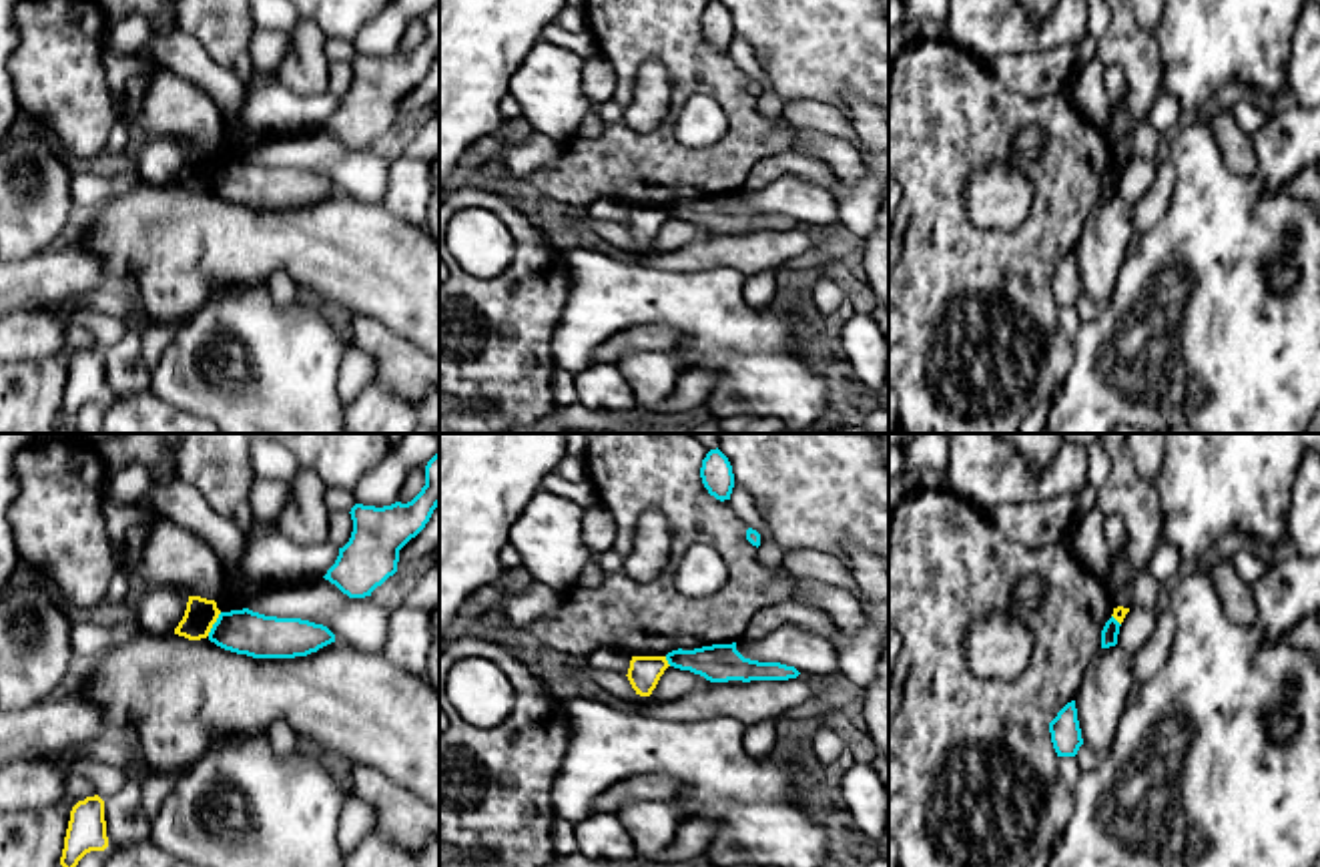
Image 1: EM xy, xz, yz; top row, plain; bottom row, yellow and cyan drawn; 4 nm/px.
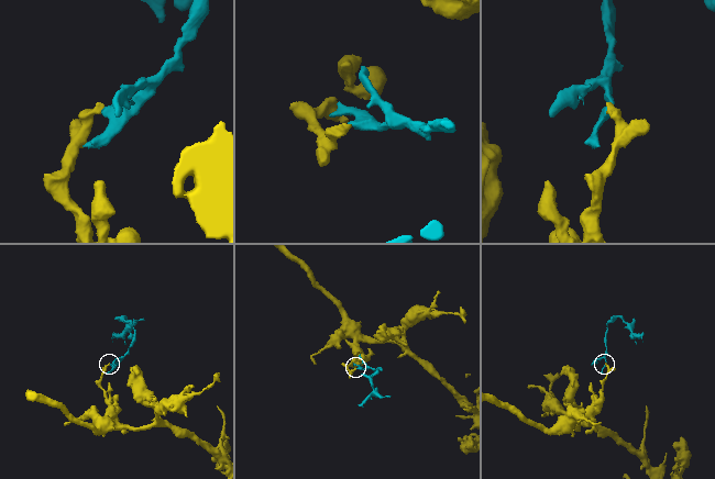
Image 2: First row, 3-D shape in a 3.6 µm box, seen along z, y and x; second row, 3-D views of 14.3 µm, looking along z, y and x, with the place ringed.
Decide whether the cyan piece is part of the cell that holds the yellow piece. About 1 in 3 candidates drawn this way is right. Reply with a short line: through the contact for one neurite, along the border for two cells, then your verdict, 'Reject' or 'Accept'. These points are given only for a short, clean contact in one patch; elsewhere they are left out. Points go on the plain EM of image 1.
Line: xy (221, 163), (207, 185). Reject

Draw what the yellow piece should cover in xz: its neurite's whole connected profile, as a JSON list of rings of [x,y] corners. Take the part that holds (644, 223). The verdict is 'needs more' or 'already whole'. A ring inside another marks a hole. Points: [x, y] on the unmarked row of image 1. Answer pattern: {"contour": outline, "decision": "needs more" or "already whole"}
{"contour": [[[632,207],[626,227],[636,245],[650,247],[668,217],[666,207]]], "decision": "already whole"}

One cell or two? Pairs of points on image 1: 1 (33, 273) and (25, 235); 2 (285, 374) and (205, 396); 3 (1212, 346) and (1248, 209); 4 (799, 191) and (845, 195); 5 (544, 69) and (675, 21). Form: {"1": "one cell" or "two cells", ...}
{"1": "two cells", "2": "one cell", "3": "one cell", "4": "two cells", "5": "two cells"}

